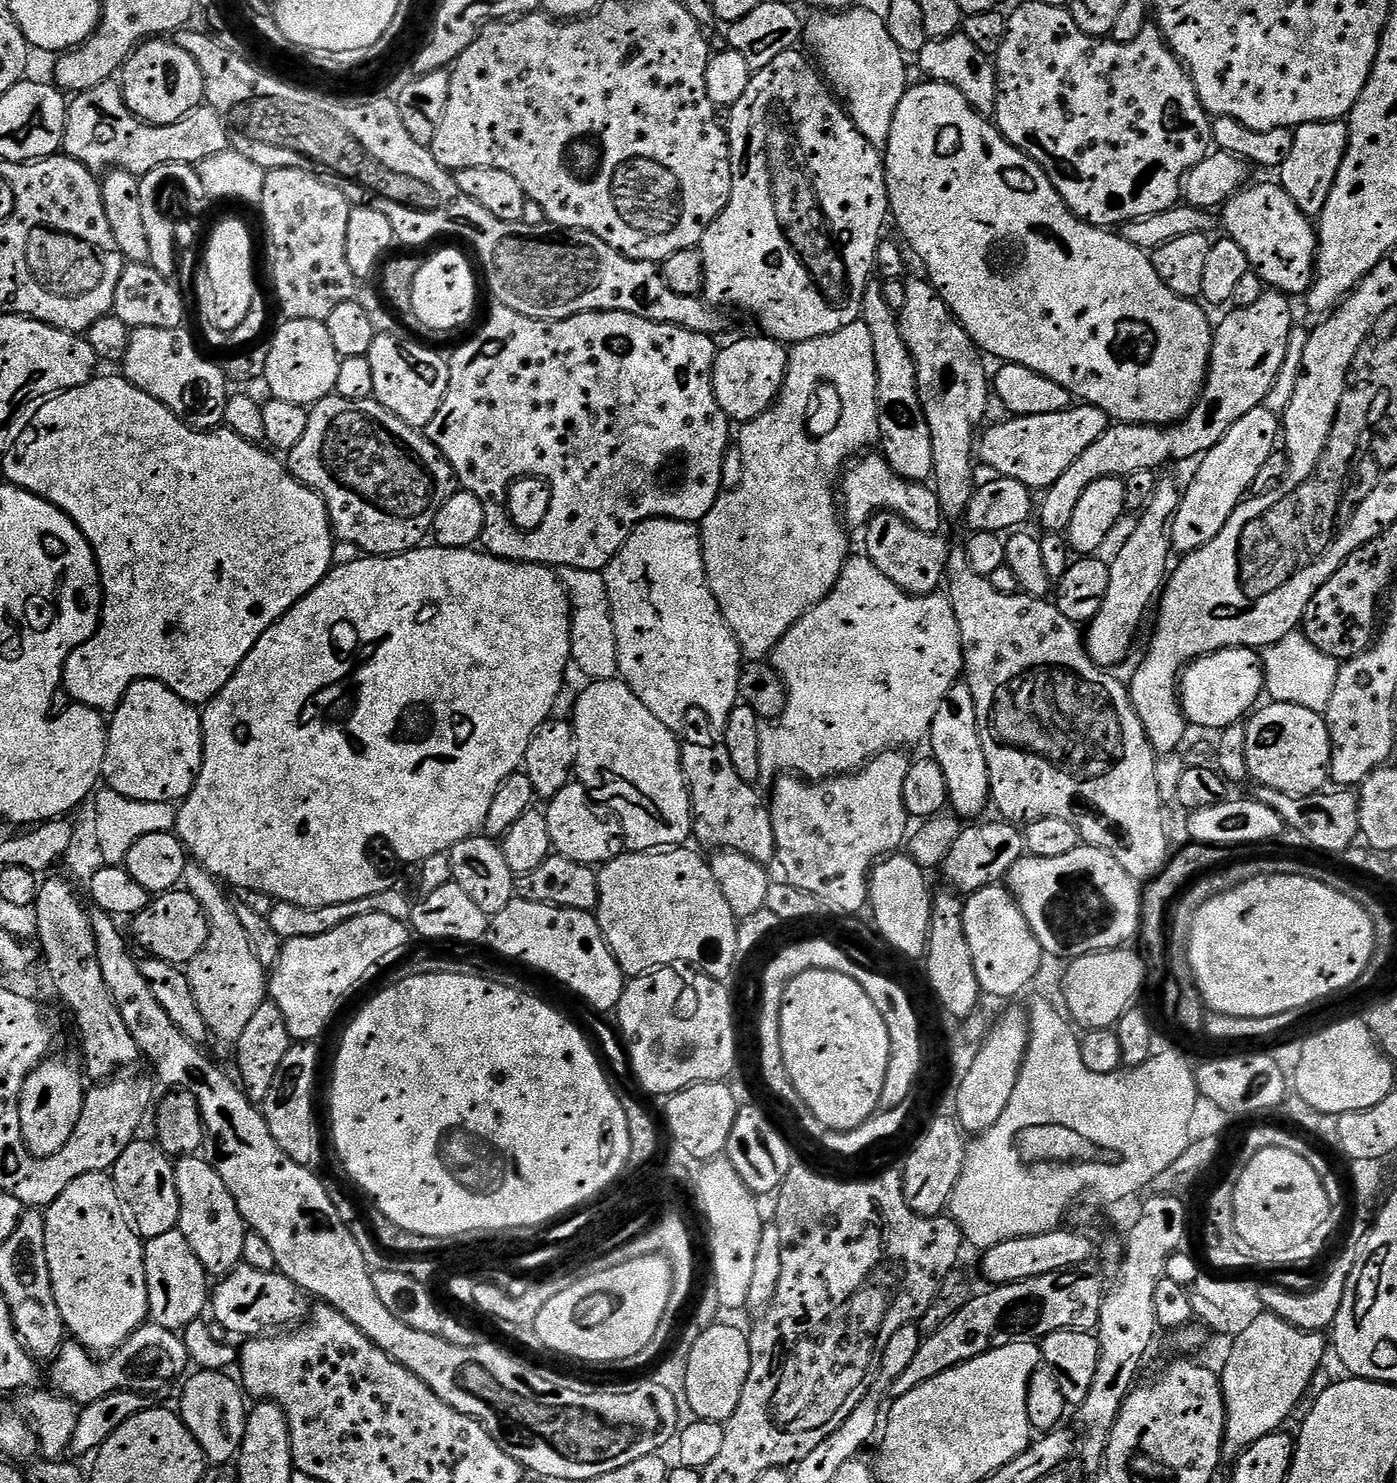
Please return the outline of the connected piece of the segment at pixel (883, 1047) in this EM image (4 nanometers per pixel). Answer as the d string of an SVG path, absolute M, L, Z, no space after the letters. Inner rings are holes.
M806 970L806 974L798 974L798 978L794 978L794 982L790 982L784 991L782 1006L780 1007L778 1042L782 1046L782 1058L786 1062L790 1082L794 1082L794 1090L798 1090L802 1102L806 1102L806 1106L814 1114L814 1118L818 1118L818 1122L829 1133L849 1132L862 1126L862 1122L866 1122L876 1115L881 1107L880 1099L886 1096L892 1043L890 1042L890 1034L886 1030L886 1022L882 1022L882 1014L878 1014L878 1006L874 1006L874 1002L870 1002L866 990L862 990L862 986L858 986L858 982L854 982L854 978L850 978L846 974L838 974L834 970Z

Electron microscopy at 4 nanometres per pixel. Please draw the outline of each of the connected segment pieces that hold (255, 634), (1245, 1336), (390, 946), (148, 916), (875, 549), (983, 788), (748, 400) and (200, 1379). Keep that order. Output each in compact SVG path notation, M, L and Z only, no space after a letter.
M120 374L97 375L82 386L47 397L37 408L40 409L33 414L28 429L17 440L15 437L8 451L3 453L3 479L15 488L33 492L43 500L49 500L55 508L65 512L88 539L92 553L96 556L96 567L100 569L100 625L85 644L78 646L70 654L70 658L66 658L62 688L63 691L68 691L67 699L85 704L95 712L111 714L134 682L157 680L170 686L170 690L174 690L174 694L178 694L178 698L188 704L207 704L221 692L226 682L230 682L246 654L254 650L254 642L258 642L258 638L262 638L262 634L266 634L266 630L270 630L270 626L281 620L302 597L310 594L310 590L314 590L314 586L318 586L318 582L322 582L322 578L326 578L326 574L334 567L334 533L326 502L315 490L297 482L288 471L285 461L267 447L246 442L246 438L230 431L226 426L215 430L191 428L166 406L162 406L162 402L150 398L150 394L138 390L138 386L134 386Z
M1256 1314L1252 1321L1241 1330L1228 1352L1228 1361L1224 1372L1219 1373L1220 1385L1224 1391L1224 1409L1226 1409L1226 1426L1224 1427L1225 1461L1232 1462L1254 1442L1266 1438L1270 1433L1283 1429L1284 1419L1292 1411L1301 1407L1302 1401L1309 1395L1312 1379L1324 1360L1326 1340L1319 1332L1304 1332L1301 1328L1290 1326L1282 1318L1271 1314Z
M362 914L358 918L350 918L350 922L342 922L342 926L337 926L334 930L329 930L326 934L318 934L318 938L294 938L293 940L283 941L280 949L280 957L276 963L275 968L271 969L268 976L268 996L271 1003L274 1003L282 1010L282 1016L286 1018L286 1026L288 1027L288 1033L291 1034L293 1041L296 1042L316 1042L319 1041L319 1036L327 1030L332 1024L332 1019L336 1016L336 1011L344 1004L344 999L379 966L383 960L391 958L395 952L400 952L408 944L408 932L410 936L410 928L407 923L398 918L390 918L390 914Z
M173 890L157 895L149 904L144 907L138 915L131 921L131 939L141 944L145 948L149 957L157 960L165 960L177 966L187 966L193 958L206 946L208 937L208 918L205 916L198 898L194 898L187 890Z
M891 510L877 511L866 525L868 533L864 536L866 554L904 592L911 596L930 596L936 588L945 583L948 570L950 544L943 540L943 535L935 532L923 532L907 524L901 516Z
M957 682L948 691L946 698L942 698L942 706L938 706L938 714L934 714L931 740L930 756L938 762L938 766L942 766L946 774L951 811L956 811L960 816L972 816L968 818L983 817L980 815L983 814L984 807L989 807L992 787L986 766L986 754L982 750L980 741L974 694L970 692L967 682Z
M755 334L719 349L712 367L714 394L729 421L743 426L758 418L780 397L788 373L789 349L770 336Z
M193 1371L183 1381L184 1393L180 1396L178 1407L180 1419L190 1434L194 1434L198 1446L202 1446L205 1457L214 1464L227 1464L239 1453L249 1414L246 1404L244 1408L245 1393L235 1379L227 1380L226 1377L224 1372Z

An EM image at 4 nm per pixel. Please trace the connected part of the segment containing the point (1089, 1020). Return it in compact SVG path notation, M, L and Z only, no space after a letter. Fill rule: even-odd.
M1130 948L1075 957L1064 973L1063 992L1067 1011L1087 1029L1113 1027L1122 1014L1133 1005L1133 999L1145 982L1145 961L1139 953L1130 951Z

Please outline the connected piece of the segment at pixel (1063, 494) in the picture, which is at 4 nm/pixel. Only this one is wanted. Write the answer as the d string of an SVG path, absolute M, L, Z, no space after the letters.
M1266 290L1254 306L1233 307L1232 312L1221 318L1220 324L1218 320L1212 333L1212 353L1204 391L1188 415L1177 423L1163 426L1113 423L1098 442L1086 446L1085 452L1066 469L1066 474L1062 474L1058 482L1043 489L1044 501L1038 504L1043 531L1048 534L1067 533L1082 493L1089 486L1094 486L1098 478L1127 478L1138 470L1160 470L1167 460L1195 461L1201 454L1209 452L1223 438L1226 430L1238 422L1238 418L1261 407L1286 362L1294 327L1291 303L1293 301L1285 293Z

